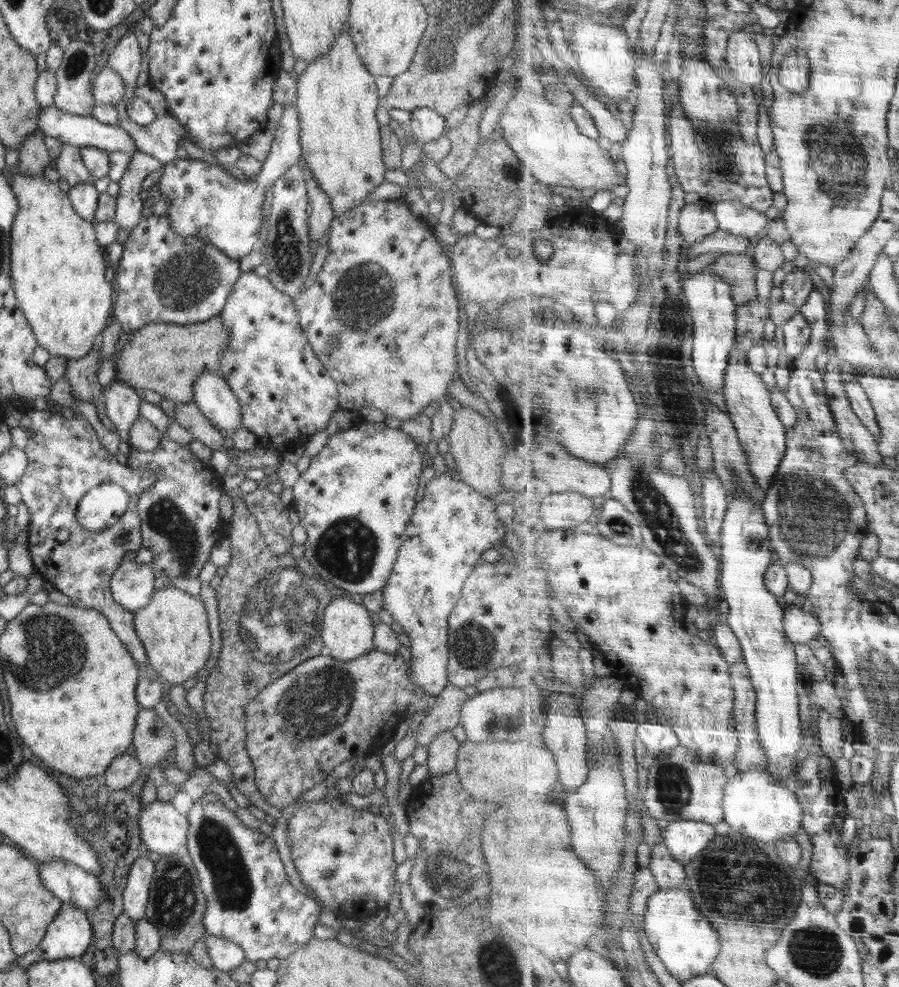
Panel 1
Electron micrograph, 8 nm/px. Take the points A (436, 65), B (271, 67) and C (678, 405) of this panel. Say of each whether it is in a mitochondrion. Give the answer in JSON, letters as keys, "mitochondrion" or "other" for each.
{"A":"mitochondrion","B":"other","C":"mitochondrion"}

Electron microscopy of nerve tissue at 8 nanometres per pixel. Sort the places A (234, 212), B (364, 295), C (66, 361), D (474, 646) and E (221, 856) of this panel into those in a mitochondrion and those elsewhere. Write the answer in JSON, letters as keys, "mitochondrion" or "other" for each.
{"A":"other","B":"mitochondrion","C":"other","D":"mitochondrion","E":"mitochondrion"}

